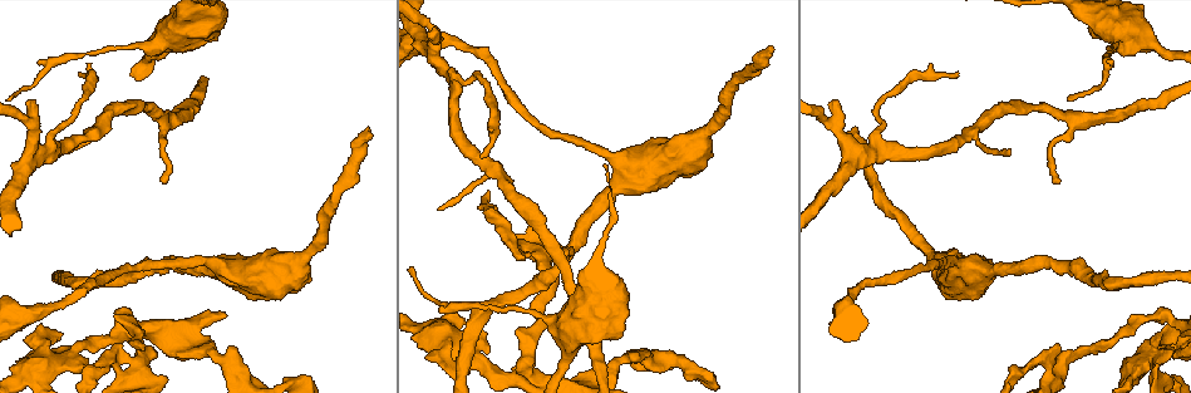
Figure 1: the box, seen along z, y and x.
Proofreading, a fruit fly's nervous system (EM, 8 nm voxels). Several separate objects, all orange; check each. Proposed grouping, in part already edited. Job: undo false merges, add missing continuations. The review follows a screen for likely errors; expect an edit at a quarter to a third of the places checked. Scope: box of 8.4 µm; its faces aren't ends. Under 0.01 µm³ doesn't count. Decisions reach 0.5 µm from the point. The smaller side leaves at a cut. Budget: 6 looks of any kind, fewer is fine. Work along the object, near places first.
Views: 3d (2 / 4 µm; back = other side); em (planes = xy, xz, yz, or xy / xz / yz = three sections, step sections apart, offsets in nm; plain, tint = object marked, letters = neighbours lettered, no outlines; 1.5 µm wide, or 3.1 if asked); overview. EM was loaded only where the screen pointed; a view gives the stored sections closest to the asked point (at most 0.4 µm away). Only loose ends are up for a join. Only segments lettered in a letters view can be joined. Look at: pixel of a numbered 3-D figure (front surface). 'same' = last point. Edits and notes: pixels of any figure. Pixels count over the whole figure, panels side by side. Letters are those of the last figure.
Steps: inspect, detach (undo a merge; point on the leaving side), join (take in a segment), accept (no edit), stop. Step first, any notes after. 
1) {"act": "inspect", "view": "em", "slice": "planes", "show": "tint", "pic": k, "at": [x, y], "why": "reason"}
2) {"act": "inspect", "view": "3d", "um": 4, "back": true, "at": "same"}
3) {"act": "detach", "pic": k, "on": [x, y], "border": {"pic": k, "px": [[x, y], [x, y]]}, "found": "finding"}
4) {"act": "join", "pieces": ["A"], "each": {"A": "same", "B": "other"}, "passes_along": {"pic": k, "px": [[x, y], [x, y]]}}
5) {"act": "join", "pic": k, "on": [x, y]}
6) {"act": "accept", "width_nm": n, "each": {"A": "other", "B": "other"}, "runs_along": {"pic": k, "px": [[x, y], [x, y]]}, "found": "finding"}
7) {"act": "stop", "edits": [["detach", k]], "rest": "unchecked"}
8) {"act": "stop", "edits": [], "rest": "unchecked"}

{"act": "inspect", "view": "em", "slice": "planes", "show": "letters", "pic": 1, "at": [771, 47], "why": "free end"}

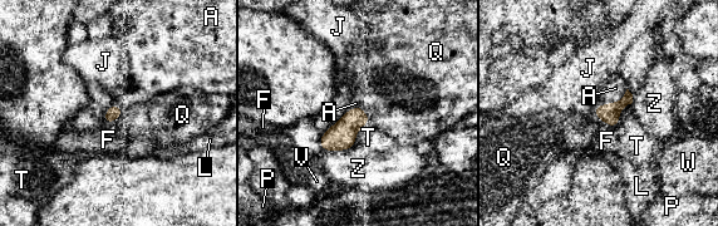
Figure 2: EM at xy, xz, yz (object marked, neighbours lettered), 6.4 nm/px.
{"act": "join", "pieces": ["A"], "each": {"A": "same", "F": "other", "J": "other", "L": "other", "P": "other", "Q": "other", "T": "other", "V": "other", "W": "other", "Z": "other"}, "found": "the neuron continues"}

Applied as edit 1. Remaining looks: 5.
{"act": "inspect", "view": "overview", "why": "see it whole again"}

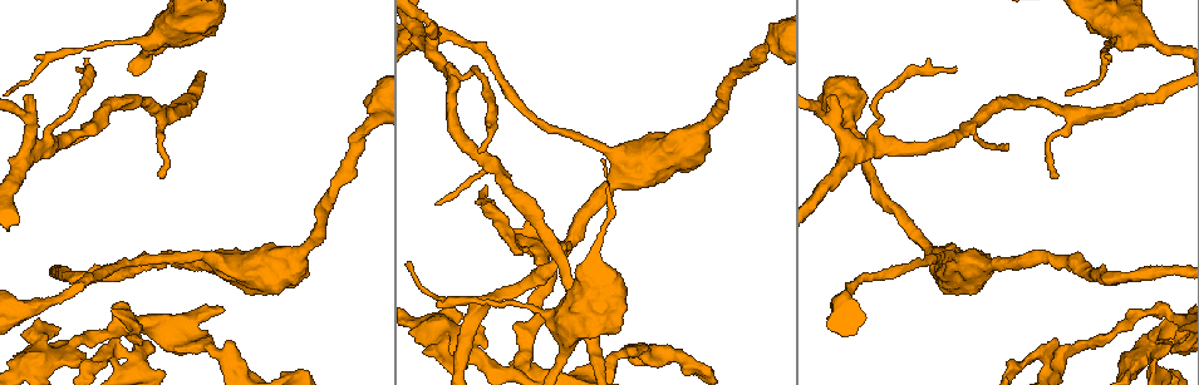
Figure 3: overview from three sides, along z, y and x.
{"act": "inspect", "view": "em", "slice": "planes", "show": "letters", "pic": 3, "at": [27, 97], "why": "free end"}

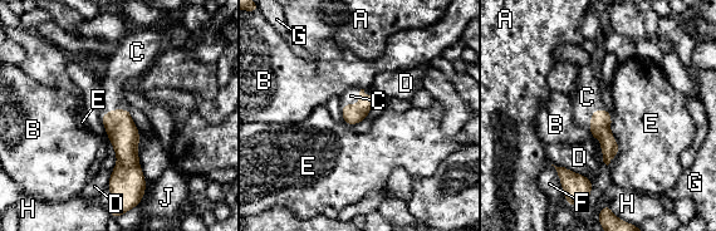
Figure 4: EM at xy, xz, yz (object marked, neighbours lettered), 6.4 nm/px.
{"act": "join", "pieces": ["C"], "longest_contact_nm": ["E", 320], "each": {"A": "other", "B": "other", "C": "same", "D": "other", "E": "other", "F": "other", "G": "other", "H": "other", "J": "other"}, "passes_along": {"pic": 4, "px": [[352, 113], [359, 99], [351, 96]]}, "found": "the neuron continues"}

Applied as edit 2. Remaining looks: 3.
{"act": "inspect", "view": "em", "slice": "planes", "show": "letters", "pic": 3, "at": [1029, 357], "why": "sharp bend"}

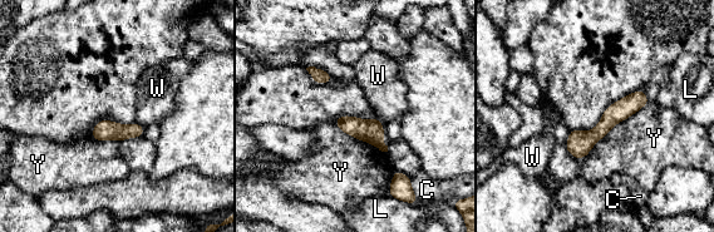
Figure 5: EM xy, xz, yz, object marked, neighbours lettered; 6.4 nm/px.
{"act": "accept", "longest_contact_nm": ["Y", 460], "each": {"C": "other", "L": "other", "W": "other", "Y": "other"}, "border": {"pic": 5, "px": [[650, 103], [618, 122], [594, 146]]}, "found": "all the same neuron"}

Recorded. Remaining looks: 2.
{"act": "stop", "edits": [["join", 2], ["join", 4]], "rest": "unchecked"}

